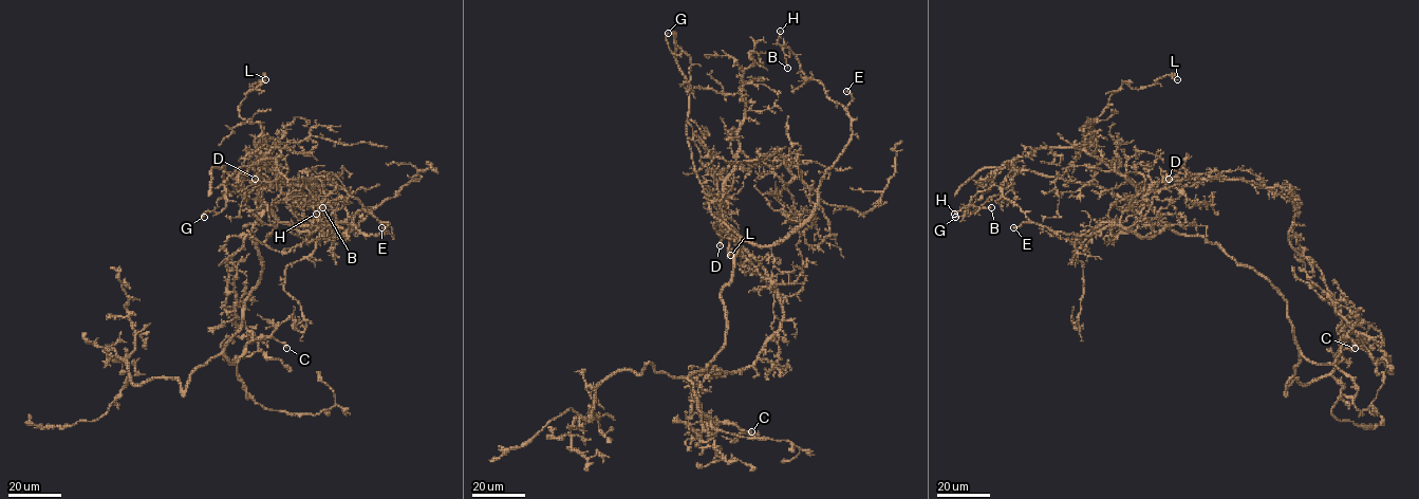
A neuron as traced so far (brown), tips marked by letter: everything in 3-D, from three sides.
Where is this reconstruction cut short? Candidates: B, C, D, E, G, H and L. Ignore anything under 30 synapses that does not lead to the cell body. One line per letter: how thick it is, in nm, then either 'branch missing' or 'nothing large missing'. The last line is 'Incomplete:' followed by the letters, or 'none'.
B: 160 nm | nothing large missing
C: 380 nm | nothing large missing
D: 150 nm | nothing large missing
E: 200 nm | branch missing
G: 130 nm | branch missing
H: 170 nm | nothing large missing
L: 110 nm | nothing large missing
Incomplete: E, G

